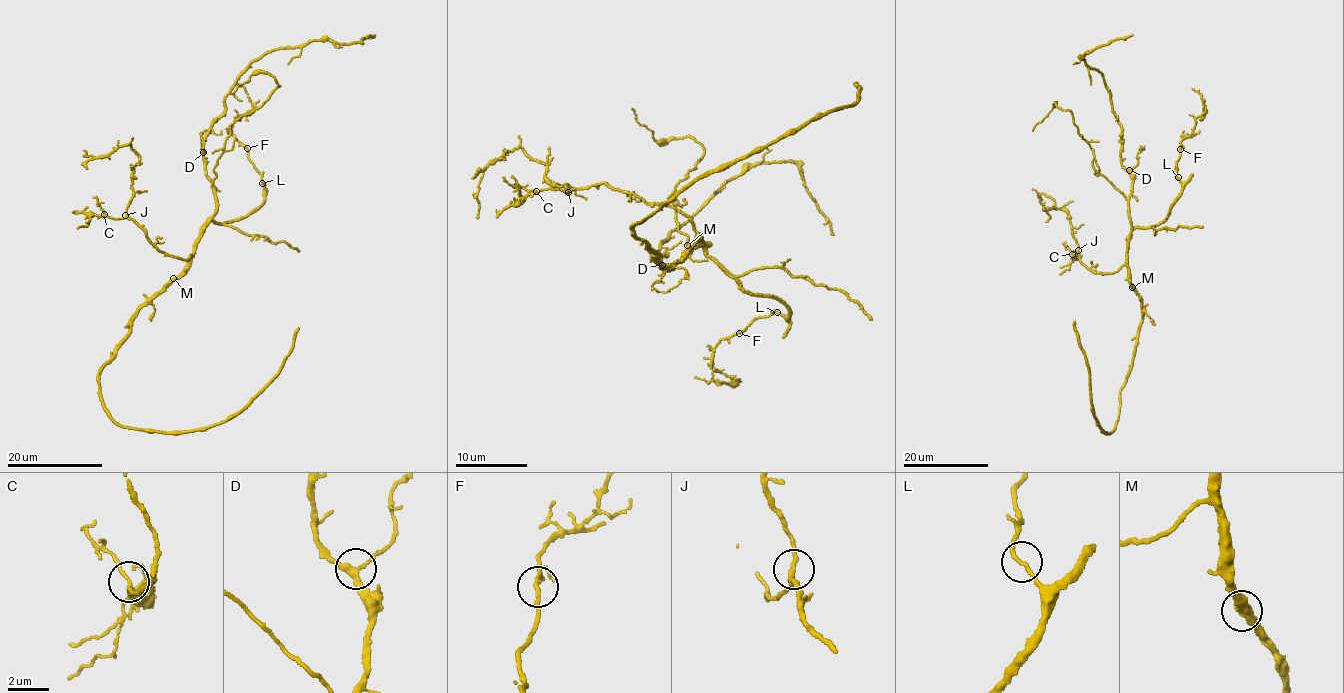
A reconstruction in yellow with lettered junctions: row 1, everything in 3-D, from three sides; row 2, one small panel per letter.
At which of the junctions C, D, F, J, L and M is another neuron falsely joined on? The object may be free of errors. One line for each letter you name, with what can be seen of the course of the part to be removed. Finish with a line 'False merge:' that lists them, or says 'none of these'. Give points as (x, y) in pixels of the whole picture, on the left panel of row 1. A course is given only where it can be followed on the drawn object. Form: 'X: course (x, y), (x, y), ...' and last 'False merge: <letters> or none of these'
False merge: none of these

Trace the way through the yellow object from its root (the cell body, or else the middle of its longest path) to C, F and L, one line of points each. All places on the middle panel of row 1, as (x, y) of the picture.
C: (689, 247), (697, 233), (688, 217), (673, 207), (644, 202), (603, 182), (569, 191), (536, 191)
F: (689, 247), (698, 234), (697, 243), (744, 291), (784, 301), (789, 314), (774, 310), (740, 333)
L: (689, 247), (698, 234), (697, 243), (744, 291), (784, 301), (789, 314), (776, 312)

